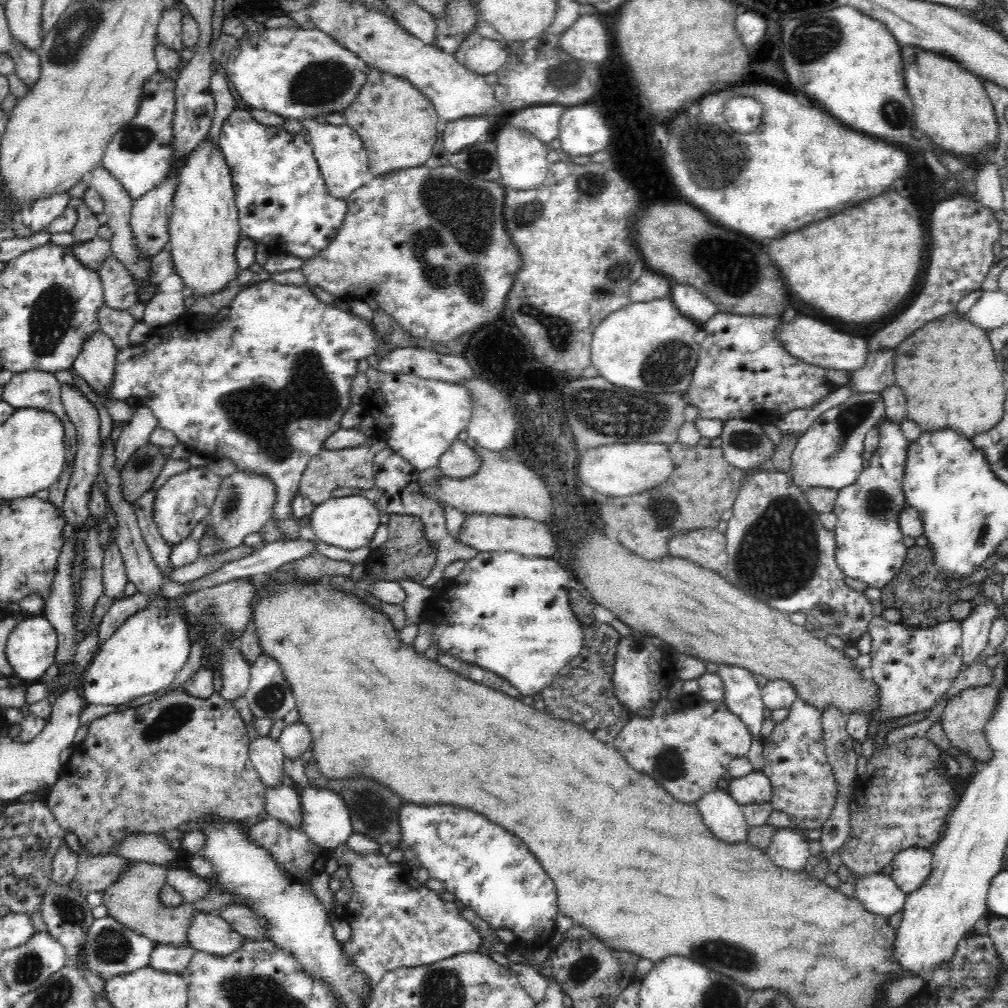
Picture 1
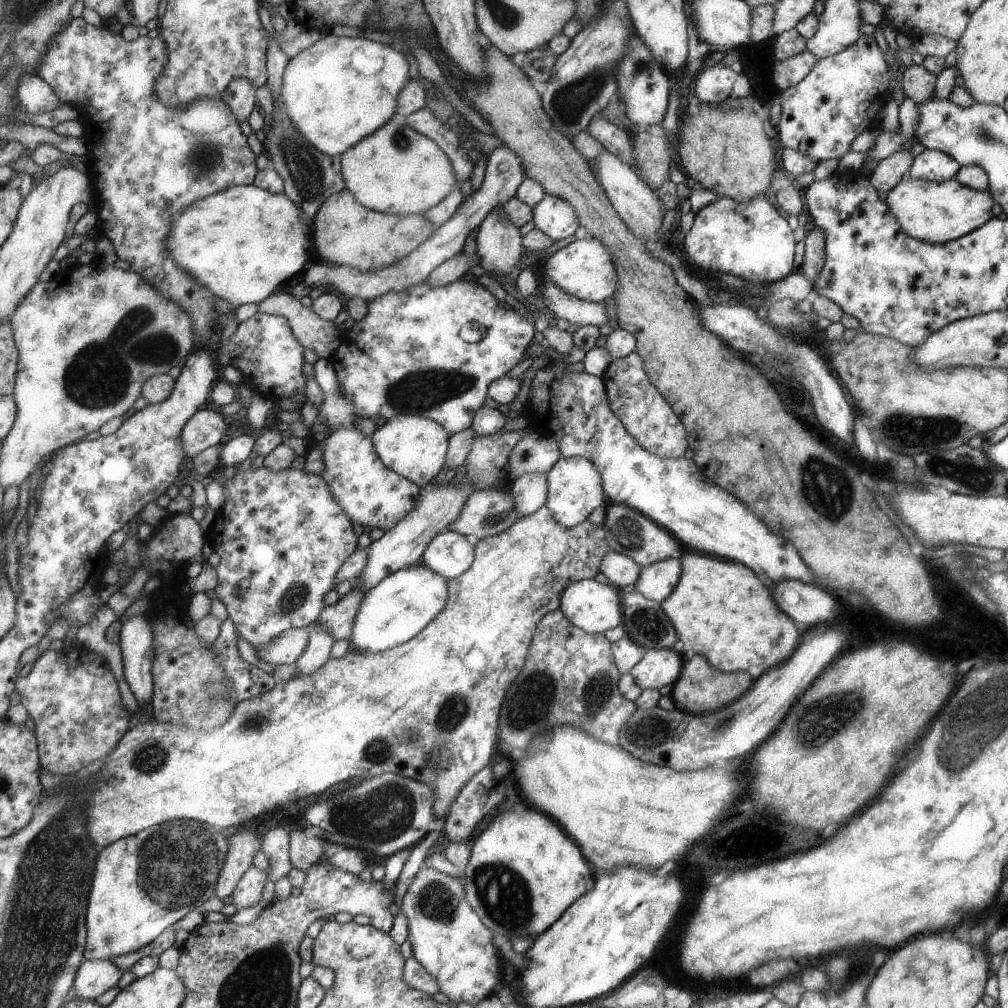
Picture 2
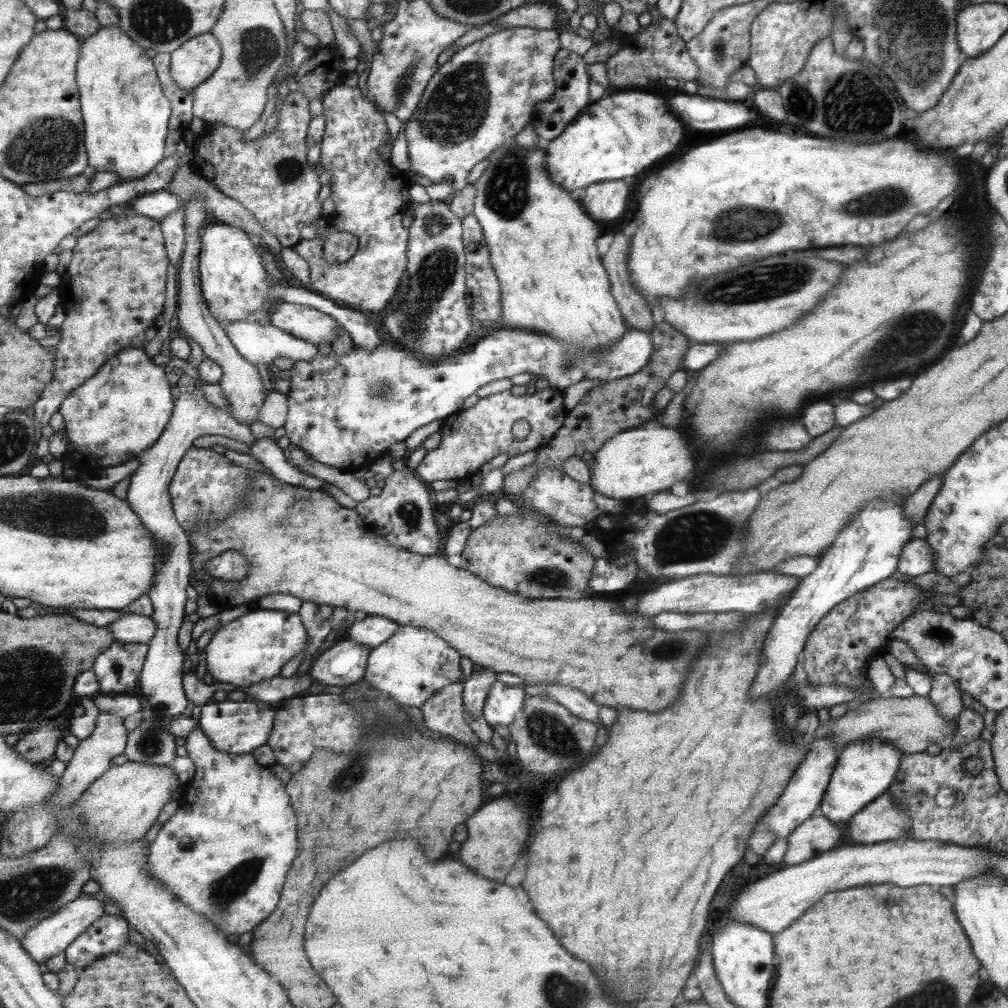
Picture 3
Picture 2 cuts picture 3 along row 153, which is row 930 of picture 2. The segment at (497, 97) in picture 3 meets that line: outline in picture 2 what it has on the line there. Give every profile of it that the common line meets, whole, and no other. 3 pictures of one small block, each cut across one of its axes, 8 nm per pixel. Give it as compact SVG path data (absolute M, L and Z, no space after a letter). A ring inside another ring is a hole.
M422 866L404 894L400 910L404 912L408 921L407 940L412 945L414 958L436 978L440 984L440 992L446 994L453 1004L468 1002L476 1006L486 996L495 994L498 985L506 985L502 979L506 959L494 946L494 932L488 930L487 925L480 920L479 913L466 898L465 884L462 884L462 880L452 878L434 868Z

